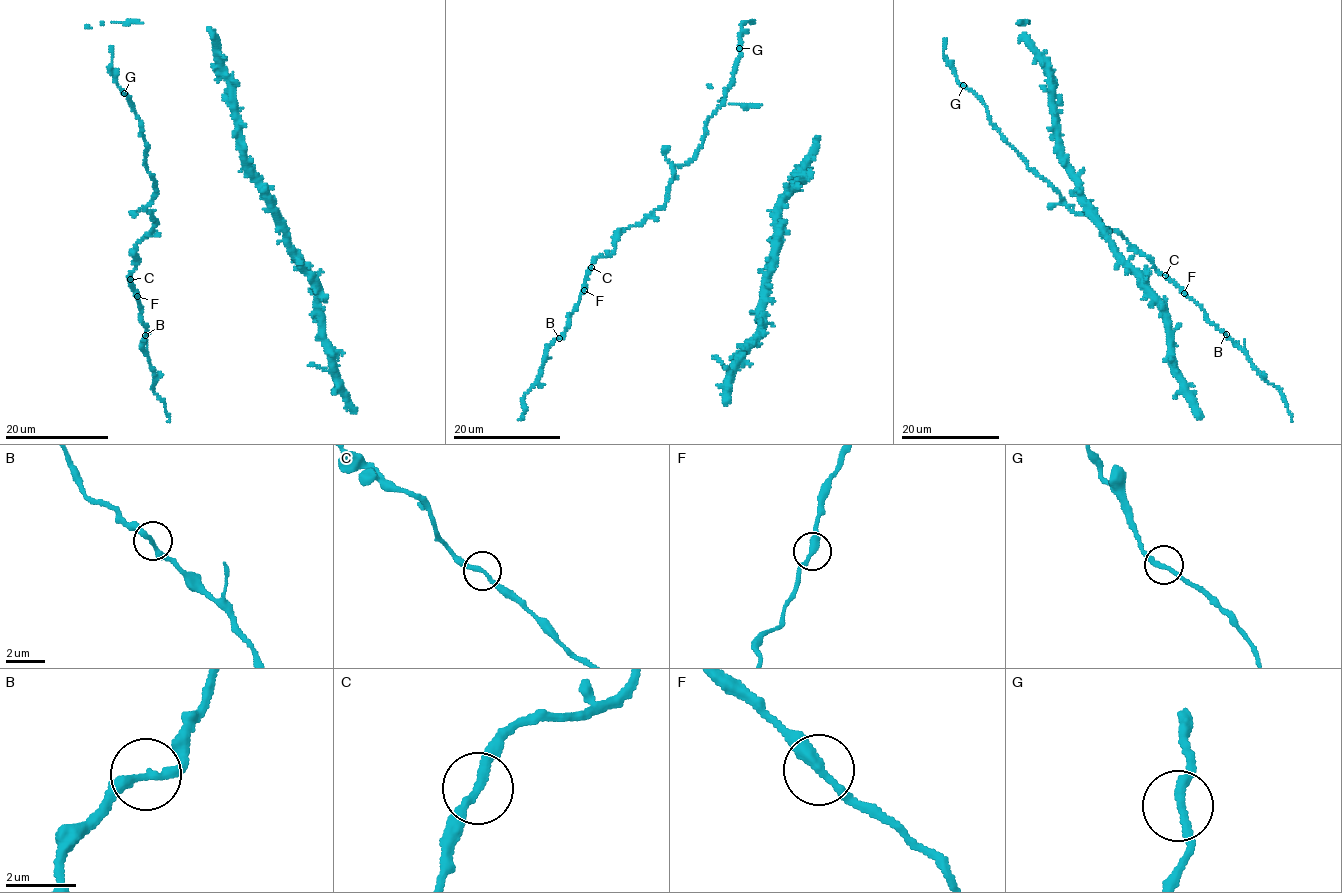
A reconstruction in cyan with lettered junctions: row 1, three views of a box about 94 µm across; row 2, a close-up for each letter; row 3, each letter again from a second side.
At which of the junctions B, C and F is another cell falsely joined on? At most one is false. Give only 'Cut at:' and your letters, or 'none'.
Cut at: none

